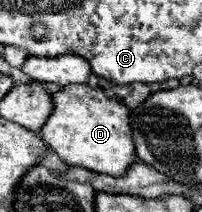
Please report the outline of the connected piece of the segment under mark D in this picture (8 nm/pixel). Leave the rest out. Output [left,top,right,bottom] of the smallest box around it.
[39,84,135,176]

